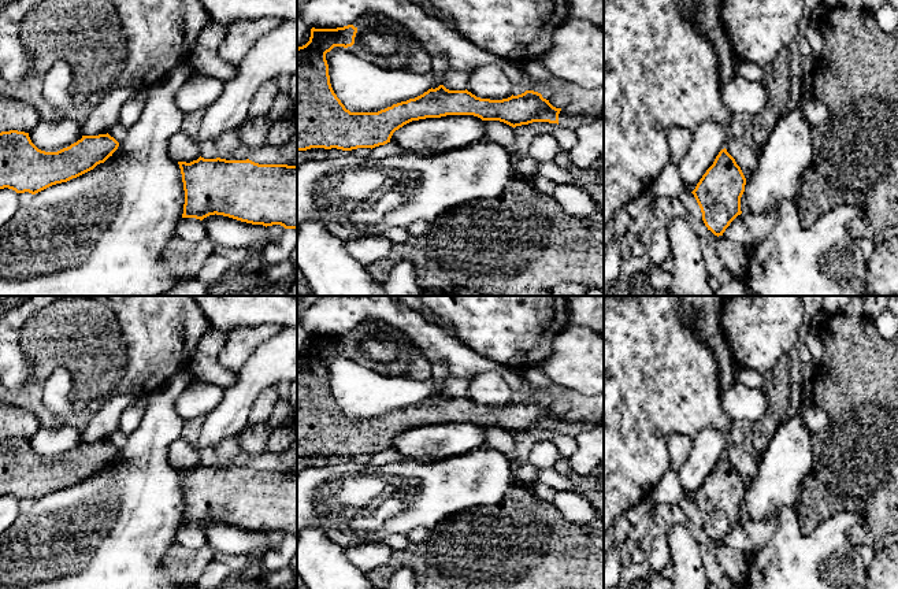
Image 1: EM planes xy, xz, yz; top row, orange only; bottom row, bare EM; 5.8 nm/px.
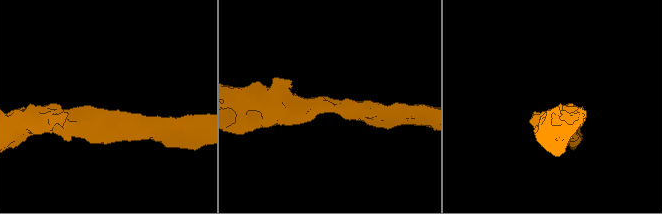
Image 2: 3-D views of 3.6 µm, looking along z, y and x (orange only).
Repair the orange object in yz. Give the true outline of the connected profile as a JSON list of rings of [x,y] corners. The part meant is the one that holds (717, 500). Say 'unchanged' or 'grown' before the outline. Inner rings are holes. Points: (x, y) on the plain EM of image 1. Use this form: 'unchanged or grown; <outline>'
unchanged; [[[721,456],[691,499],[701,515],[702,527],[715,542],[723,542],[730,530],[742,521],[741,504],[746,485],[735,466]]]

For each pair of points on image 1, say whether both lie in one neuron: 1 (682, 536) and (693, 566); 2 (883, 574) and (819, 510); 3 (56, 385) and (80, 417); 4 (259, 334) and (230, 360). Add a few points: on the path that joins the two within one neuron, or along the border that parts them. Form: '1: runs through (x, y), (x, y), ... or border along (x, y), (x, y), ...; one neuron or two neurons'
1: runs through (682, 543), (686, 559); one neuron
2: border along (883, 541), (875, 547); two neurons
3: runs through (56, 395), (56, 403), (70, 417); one neuron
4: runs through (252, 339), (237, 354); one neuron

